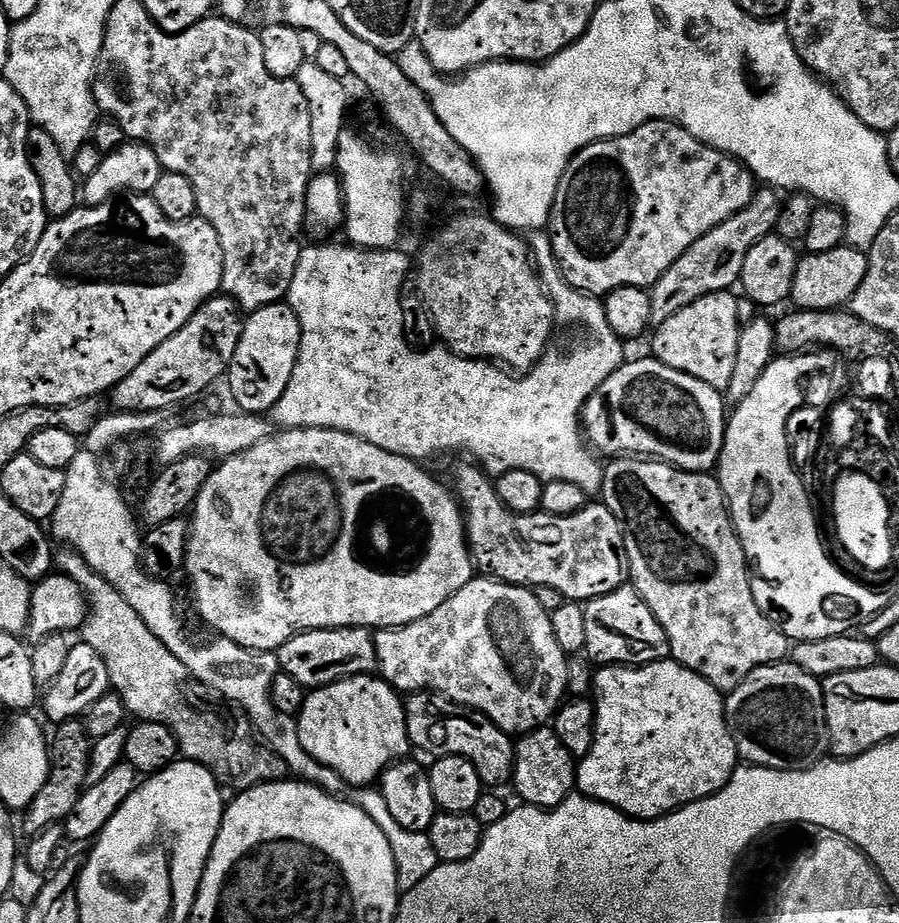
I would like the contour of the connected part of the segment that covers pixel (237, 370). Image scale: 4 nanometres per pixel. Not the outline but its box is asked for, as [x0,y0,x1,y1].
[226,303,302,413]

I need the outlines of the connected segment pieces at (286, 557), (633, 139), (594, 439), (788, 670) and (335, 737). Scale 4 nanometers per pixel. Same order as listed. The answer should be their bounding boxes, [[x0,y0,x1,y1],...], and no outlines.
[[186,428,474,652],[550,120,758,297],[582,358,725,473],[724,662,829,772],[298,674,409,785]]

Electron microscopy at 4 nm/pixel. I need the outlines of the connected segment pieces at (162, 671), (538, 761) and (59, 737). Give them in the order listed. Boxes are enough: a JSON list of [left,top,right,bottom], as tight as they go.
[[54,550,289,790],[510,726,577,808],[23,718,93,837]]

